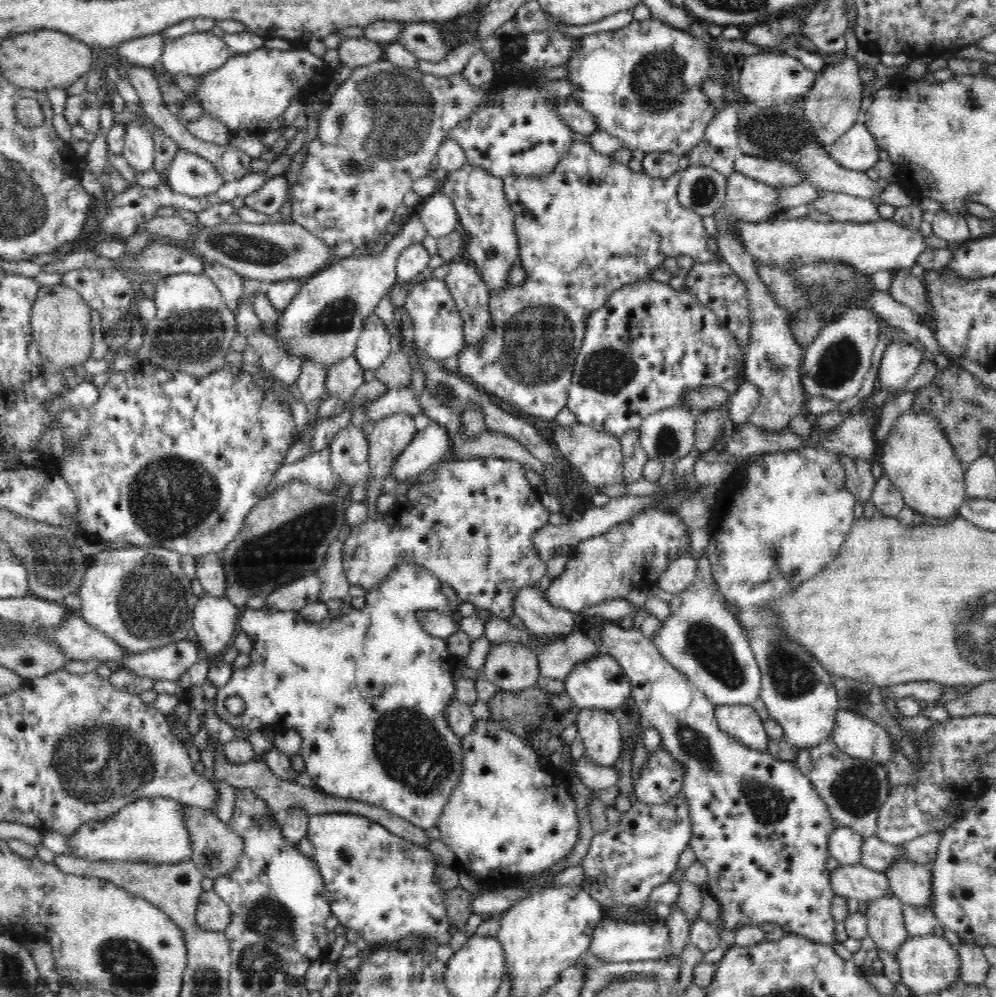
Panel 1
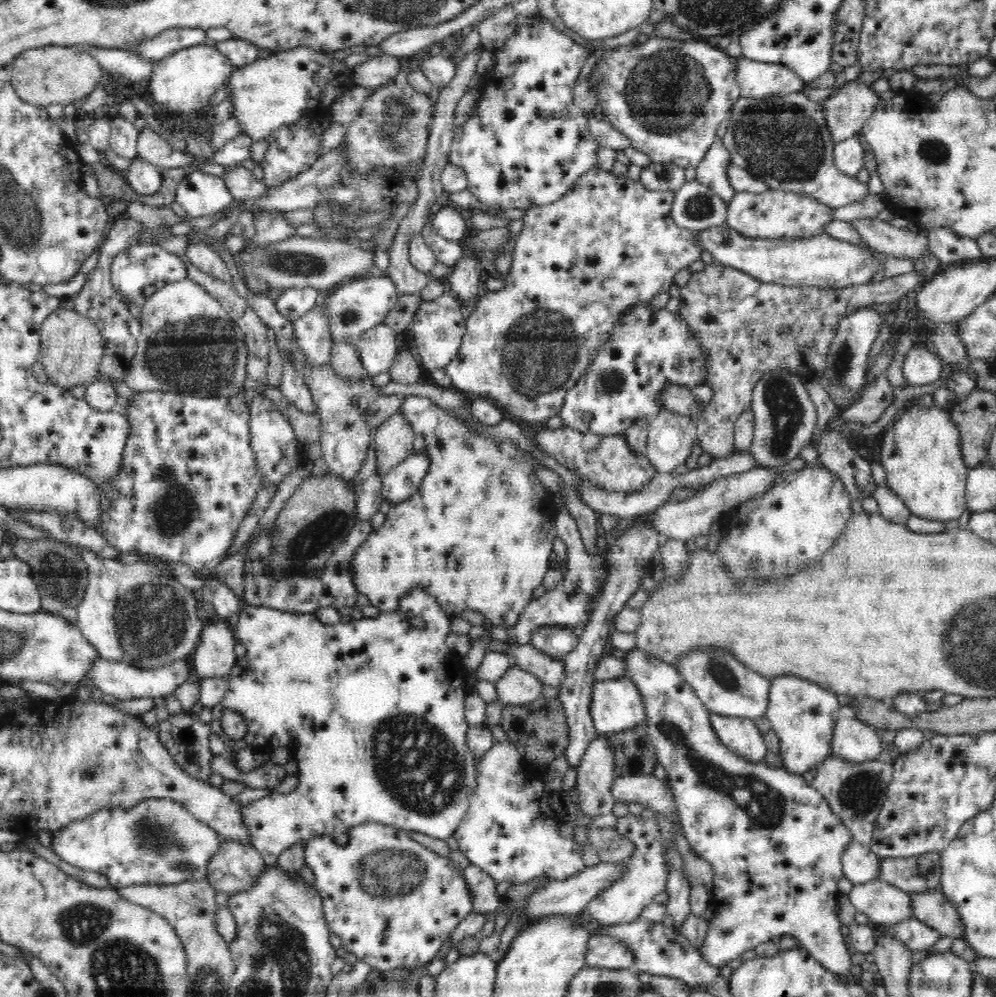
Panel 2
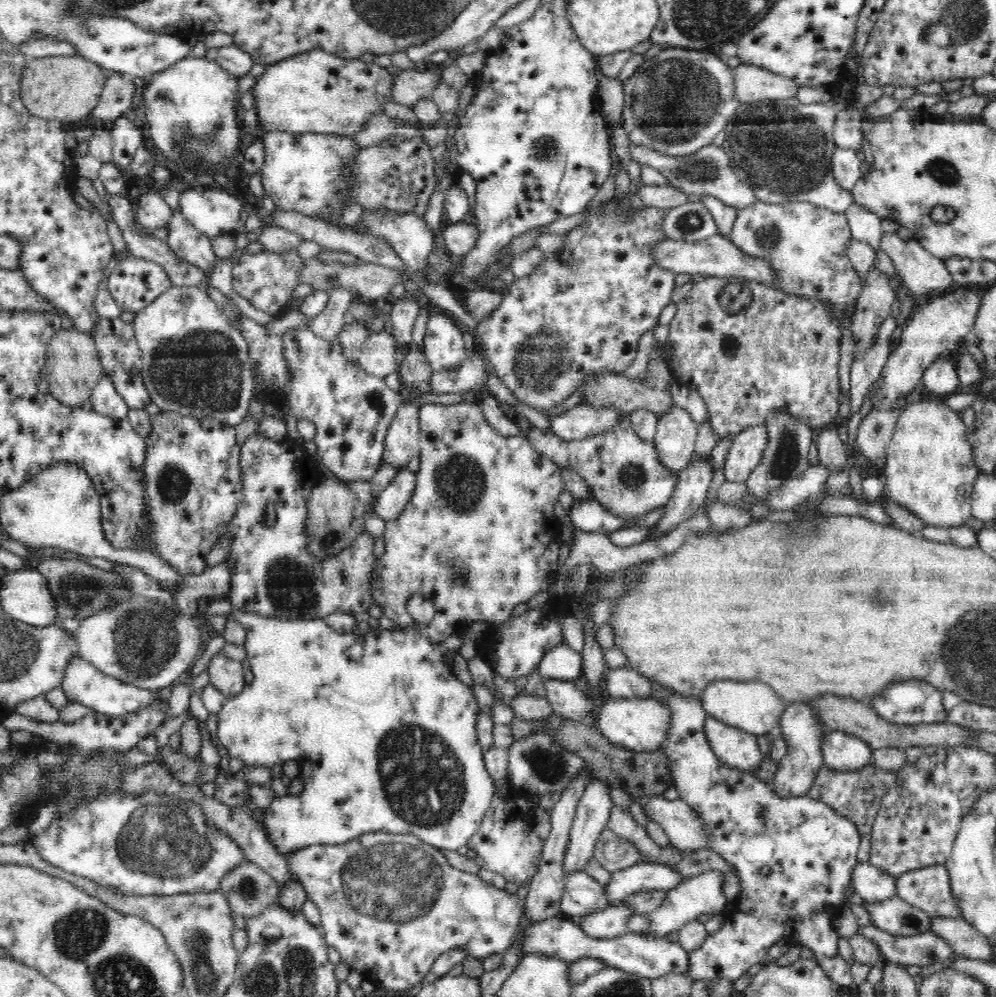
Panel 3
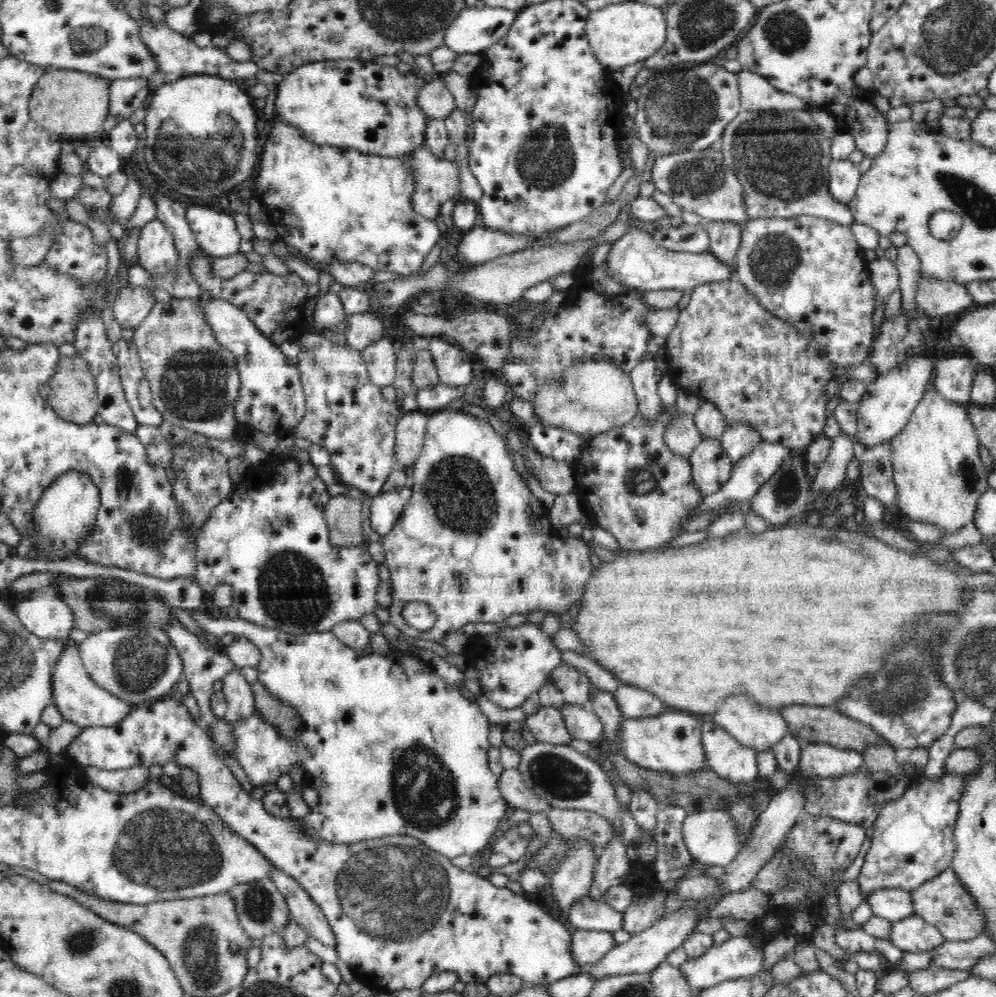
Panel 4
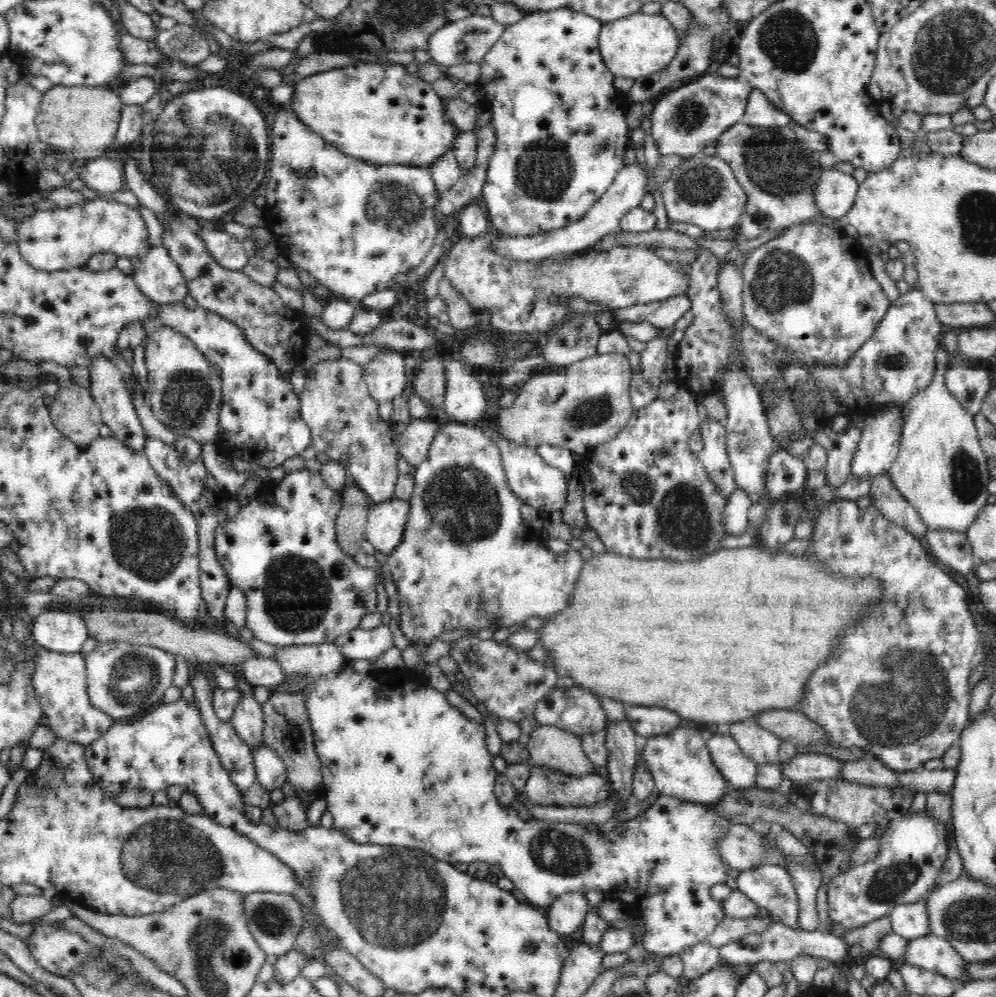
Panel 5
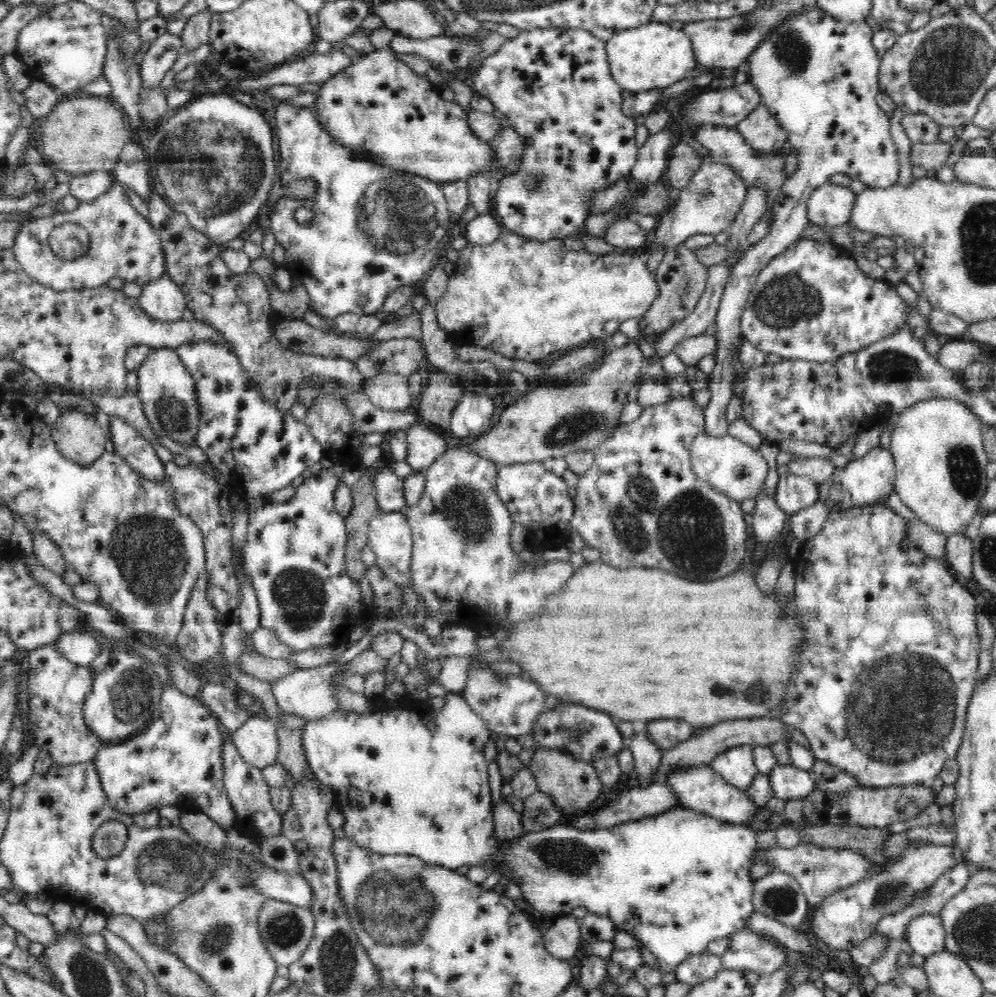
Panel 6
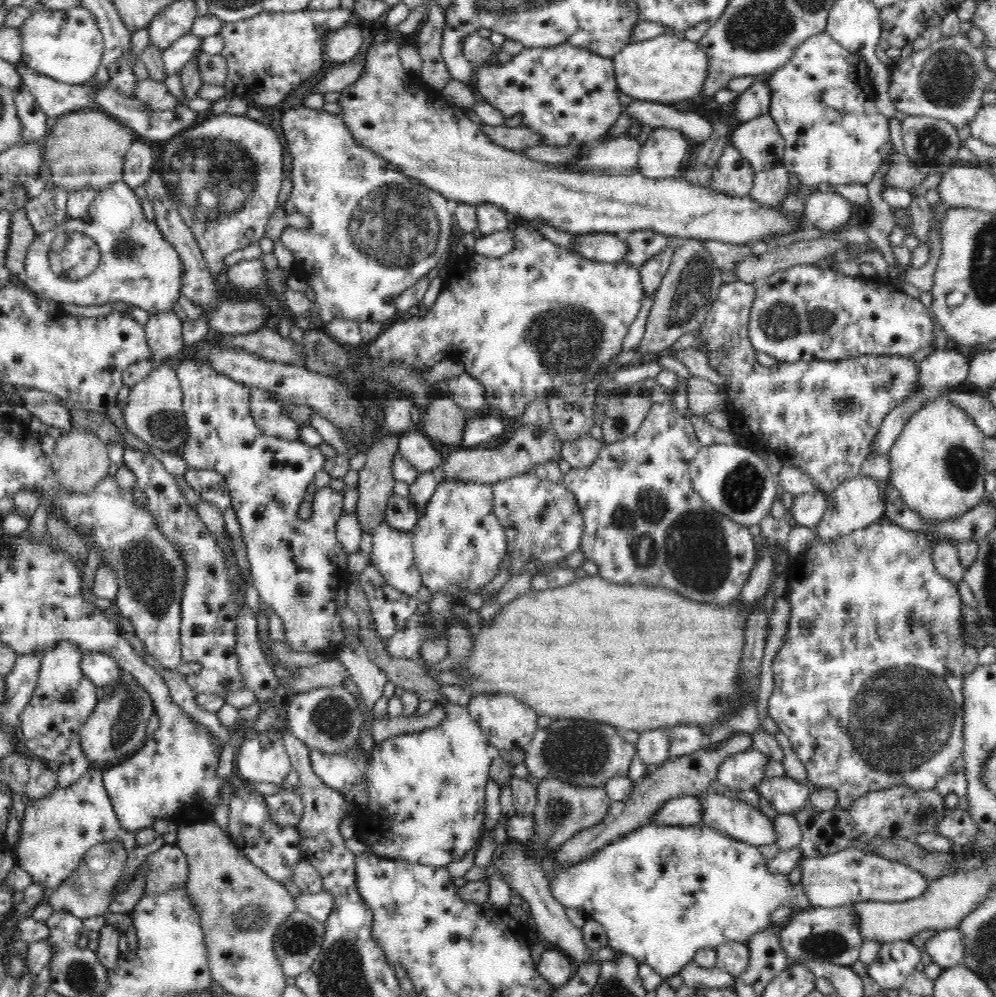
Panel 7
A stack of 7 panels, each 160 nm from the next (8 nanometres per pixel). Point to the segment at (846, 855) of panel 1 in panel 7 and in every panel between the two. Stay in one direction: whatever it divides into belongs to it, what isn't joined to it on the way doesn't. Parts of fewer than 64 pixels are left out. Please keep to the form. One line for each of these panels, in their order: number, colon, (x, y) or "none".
2: (859, 863)
3: (873, 884)
4: (893, 904)
5: (910, 921)
6: (925, 934)
7: (945, 948)

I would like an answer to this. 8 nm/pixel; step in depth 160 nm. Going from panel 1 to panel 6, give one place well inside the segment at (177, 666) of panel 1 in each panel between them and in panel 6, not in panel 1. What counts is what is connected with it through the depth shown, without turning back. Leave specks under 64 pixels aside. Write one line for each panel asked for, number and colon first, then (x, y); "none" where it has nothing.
2: (123, 681)
3: (84, 683)
4: (81, 701)
5: (60, 681)
6: (58, 687)

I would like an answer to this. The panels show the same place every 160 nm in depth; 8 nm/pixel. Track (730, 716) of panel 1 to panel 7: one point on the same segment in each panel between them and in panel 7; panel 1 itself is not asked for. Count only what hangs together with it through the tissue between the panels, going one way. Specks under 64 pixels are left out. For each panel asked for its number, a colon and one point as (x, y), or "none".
2: (741, 735)
3: (735, 747)
4: (725, 755)
5: (739, 770)
6: (737, 766)
7: (745, 770)

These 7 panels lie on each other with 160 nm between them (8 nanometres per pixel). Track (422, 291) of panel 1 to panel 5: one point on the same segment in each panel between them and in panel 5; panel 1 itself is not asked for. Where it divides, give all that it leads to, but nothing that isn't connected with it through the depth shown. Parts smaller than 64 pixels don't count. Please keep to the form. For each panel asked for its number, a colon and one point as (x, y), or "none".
2: (438, 329)
3: (444, 348)
4: (454, 367)
5: (465, 402)

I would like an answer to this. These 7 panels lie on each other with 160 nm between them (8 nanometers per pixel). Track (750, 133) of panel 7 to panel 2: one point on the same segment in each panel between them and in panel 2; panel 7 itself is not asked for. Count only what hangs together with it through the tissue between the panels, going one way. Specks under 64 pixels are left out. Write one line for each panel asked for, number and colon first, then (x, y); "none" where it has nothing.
2: (756, 80)
3: (752, 84)
4: (756, 94)
5: (759, 113)
6: (761, 131)

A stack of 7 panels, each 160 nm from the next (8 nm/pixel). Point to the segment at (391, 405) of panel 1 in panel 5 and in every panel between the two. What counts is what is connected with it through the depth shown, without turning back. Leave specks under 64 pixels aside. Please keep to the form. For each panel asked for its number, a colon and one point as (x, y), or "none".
2: (477, 535)
3: (479, 536)
4: (473, 543)
5: (464, 561)

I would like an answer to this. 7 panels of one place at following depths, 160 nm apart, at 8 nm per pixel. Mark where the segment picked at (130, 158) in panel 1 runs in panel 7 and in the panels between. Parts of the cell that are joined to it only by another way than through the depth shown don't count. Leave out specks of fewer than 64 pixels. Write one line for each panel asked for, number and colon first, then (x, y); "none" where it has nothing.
2: (146, 179)
3: (153, 211)
4: (157, 253)
5: (156, 274)
6: (162, 299)
7: (163, 330)

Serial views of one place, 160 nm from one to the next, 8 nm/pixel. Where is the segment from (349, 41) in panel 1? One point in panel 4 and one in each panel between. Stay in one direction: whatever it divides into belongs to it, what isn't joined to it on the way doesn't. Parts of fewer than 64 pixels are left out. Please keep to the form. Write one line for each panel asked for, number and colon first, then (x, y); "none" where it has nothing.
2: (379, 70)
3: (410, 86)
4: (435, 100)

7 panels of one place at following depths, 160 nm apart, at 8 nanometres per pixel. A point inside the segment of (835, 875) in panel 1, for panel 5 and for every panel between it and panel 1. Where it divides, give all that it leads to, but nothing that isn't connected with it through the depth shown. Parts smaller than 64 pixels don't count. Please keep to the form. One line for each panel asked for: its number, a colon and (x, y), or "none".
2: (884, 904)
3: (895, 915)
4: (911, 933)
5: (930, 952)

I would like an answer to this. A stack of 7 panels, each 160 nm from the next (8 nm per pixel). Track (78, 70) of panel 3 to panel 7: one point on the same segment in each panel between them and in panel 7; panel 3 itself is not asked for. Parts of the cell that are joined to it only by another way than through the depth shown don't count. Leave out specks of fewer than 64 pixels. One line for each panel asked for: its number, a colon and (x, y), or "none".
4: (73, 105)
5: (80, 121)
6: (81, 134)
7: (85, 149)

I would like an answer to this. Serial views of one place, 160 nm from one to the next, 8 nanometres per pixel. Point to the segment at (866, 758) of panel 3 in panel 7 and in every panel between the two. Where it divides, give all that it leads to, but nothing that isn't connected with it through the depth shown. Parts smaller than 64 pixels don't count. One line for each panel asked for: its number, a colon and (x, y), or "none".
4: (817, 759)
5: (805, 767)
6: (788, 782)
7: (786, 795)

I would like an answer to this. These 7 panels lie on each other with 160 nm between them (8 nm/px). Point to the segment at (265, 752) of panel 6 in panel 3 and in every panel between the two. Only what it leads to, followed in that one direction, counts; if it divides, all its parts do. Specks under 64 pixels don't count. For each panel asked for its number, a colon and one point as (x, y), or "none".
3: (227, 675)
4: (238, 693)
5: (247, 719)

